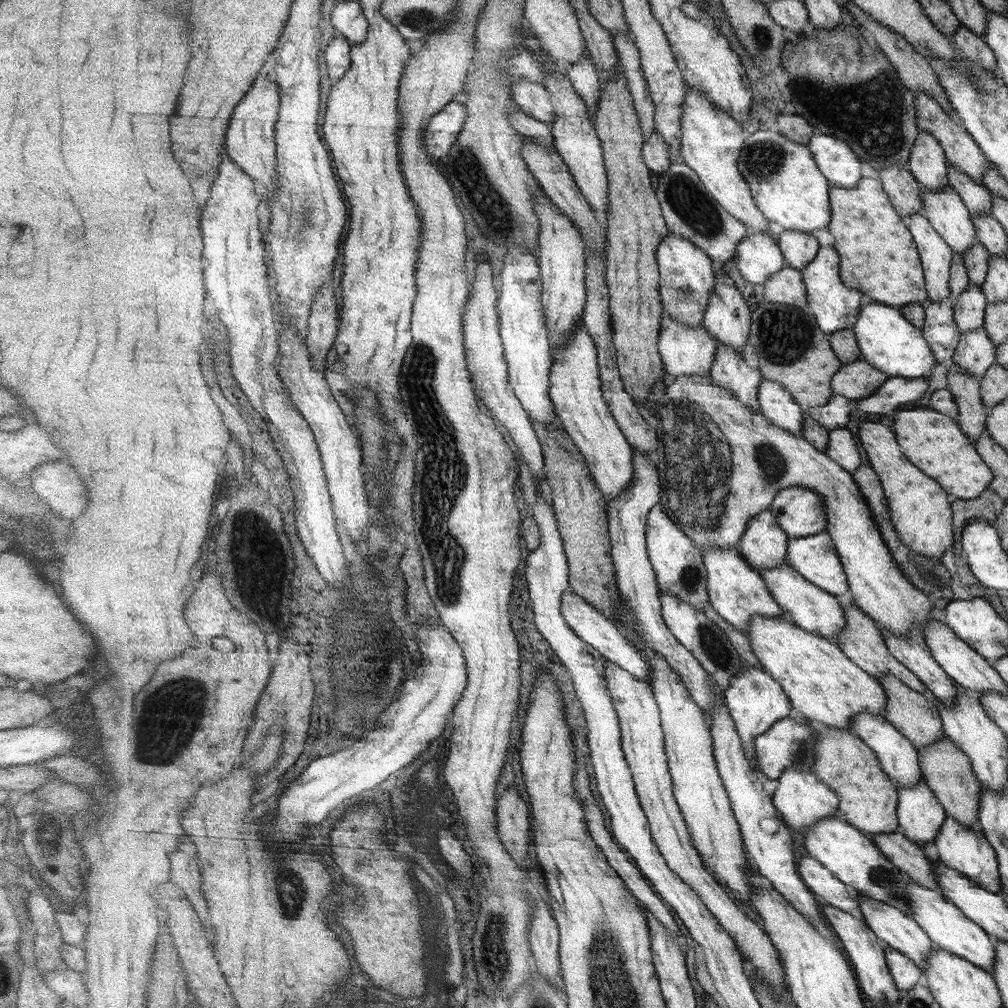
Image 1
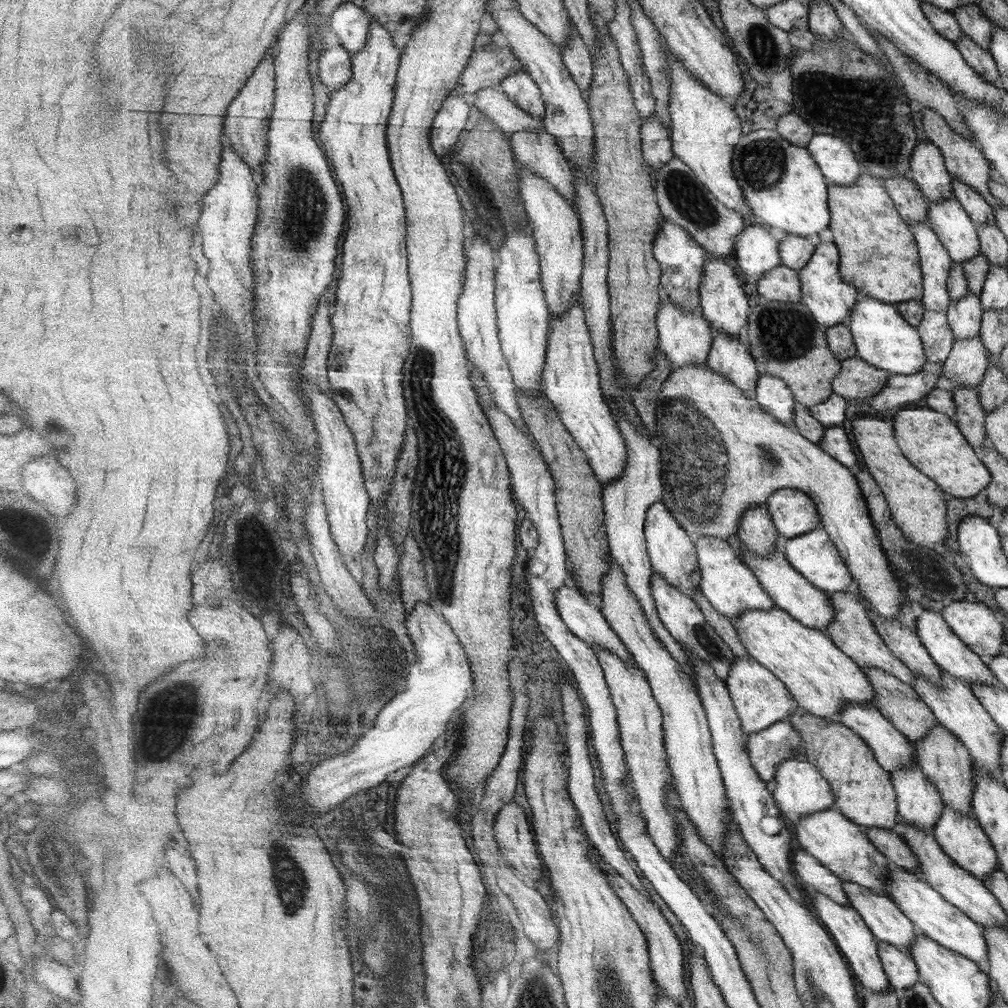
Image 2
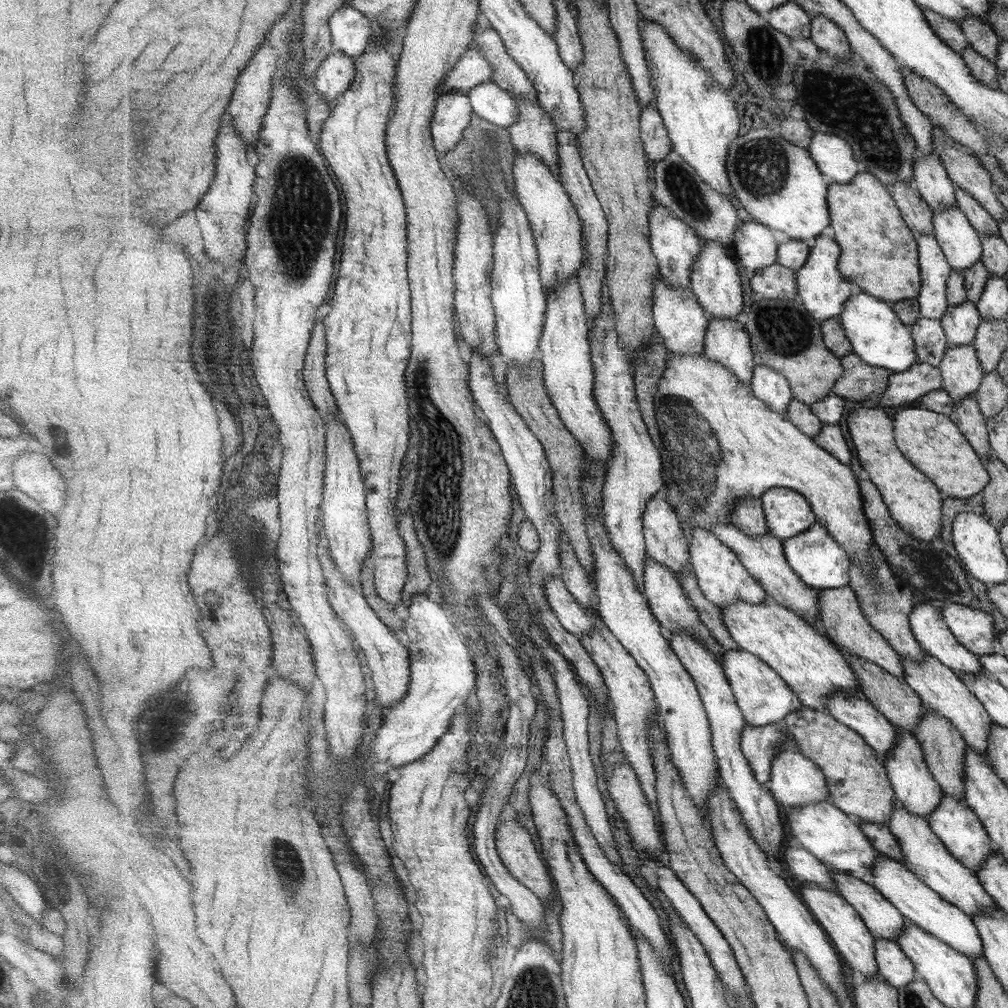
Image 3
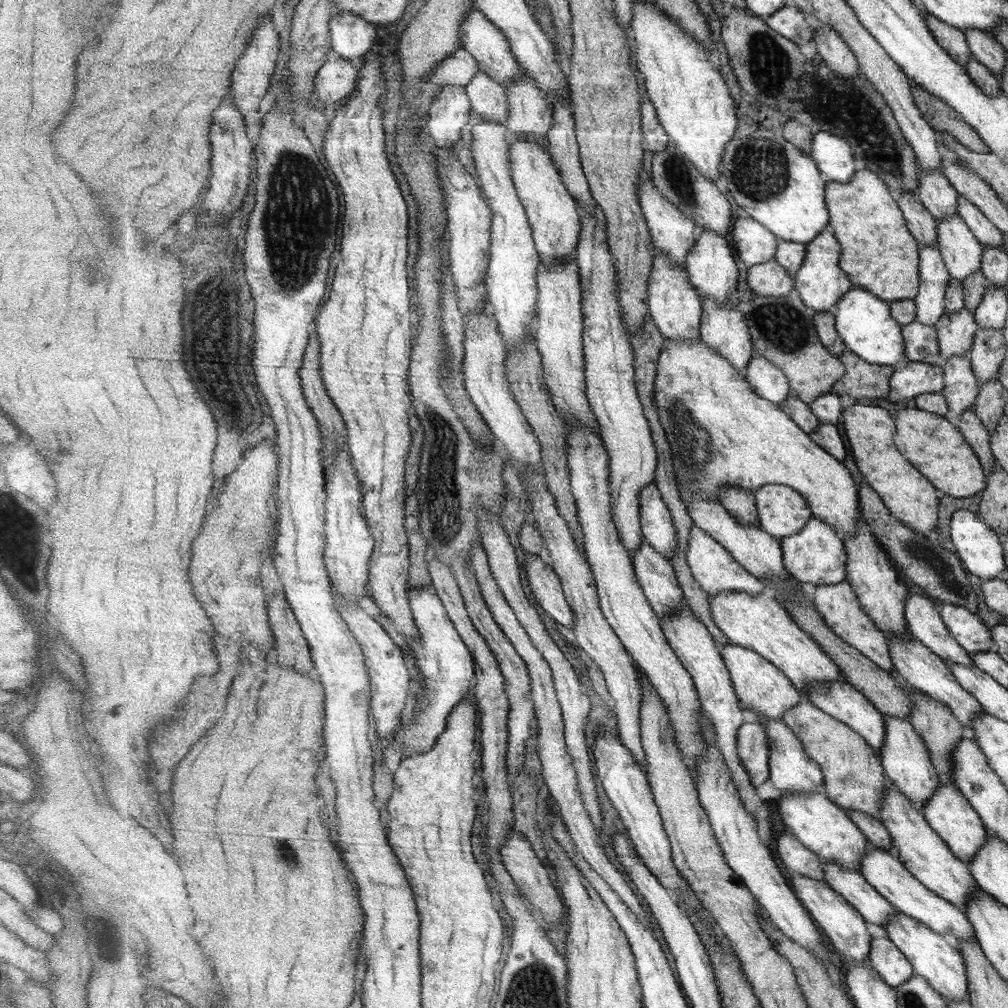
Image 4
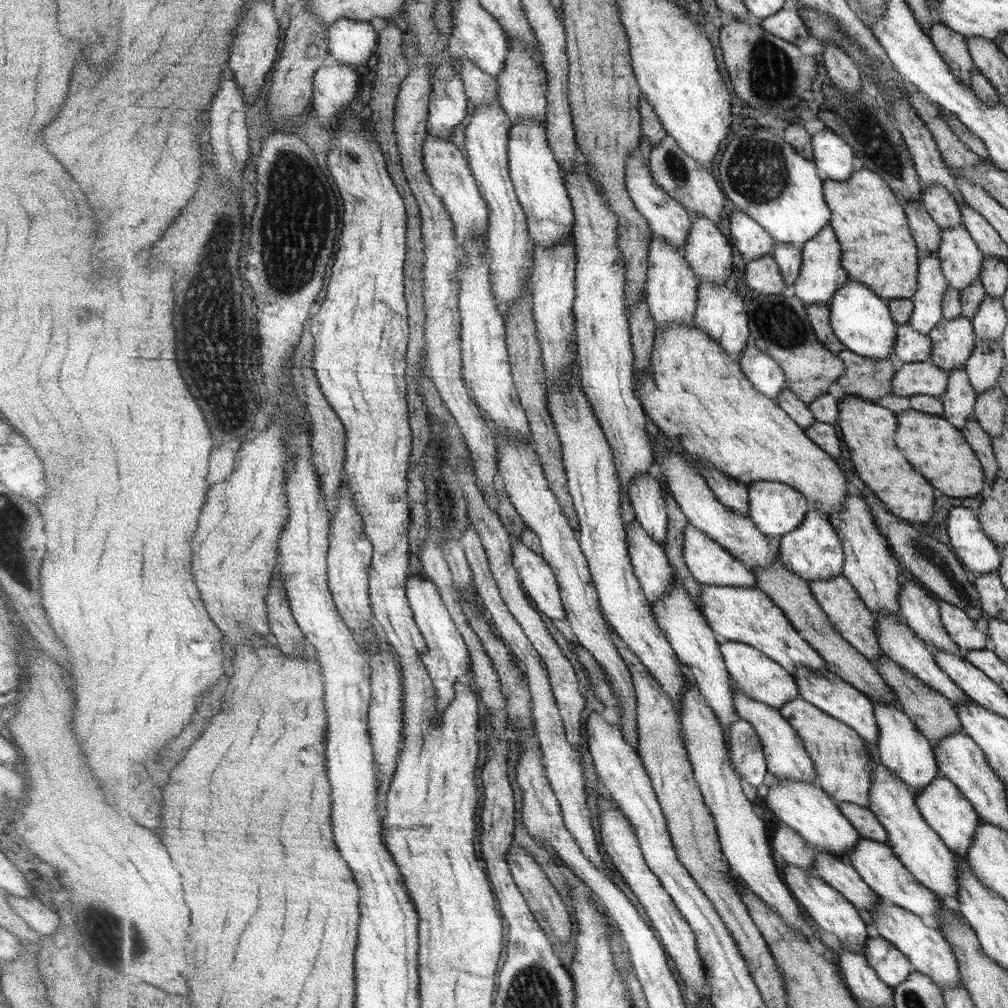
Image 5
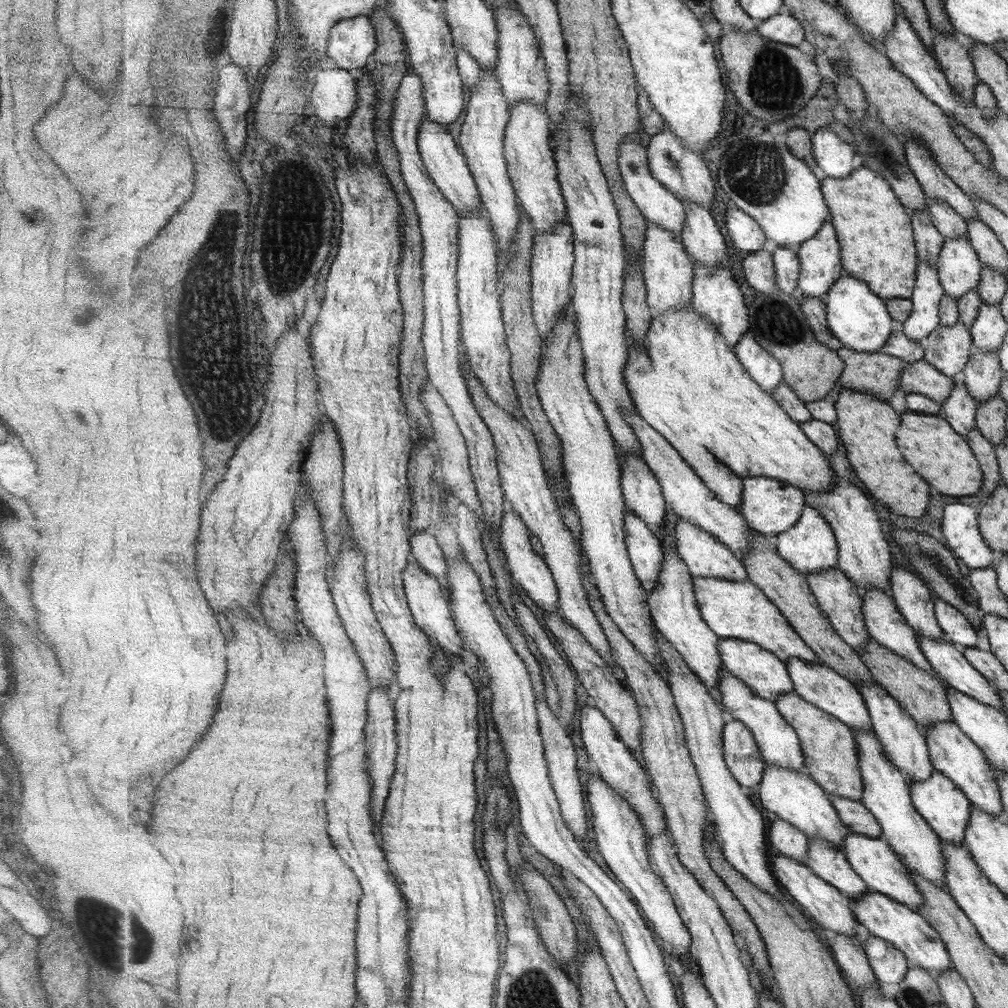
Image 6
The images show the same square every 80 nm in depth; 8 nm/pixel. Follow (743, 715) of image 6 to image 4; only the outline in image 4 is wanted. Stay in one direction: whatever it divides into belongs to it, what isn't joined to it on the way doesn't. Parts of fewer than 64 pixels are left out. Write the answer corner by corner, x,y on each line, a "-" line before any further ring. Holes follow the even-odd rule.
761,719
760,722
766,728
770,737
770,780
775,788
787,793
812,793
824,792
825,776
822,766
812,760
806,752
803,741
793,732
793,729
781,719

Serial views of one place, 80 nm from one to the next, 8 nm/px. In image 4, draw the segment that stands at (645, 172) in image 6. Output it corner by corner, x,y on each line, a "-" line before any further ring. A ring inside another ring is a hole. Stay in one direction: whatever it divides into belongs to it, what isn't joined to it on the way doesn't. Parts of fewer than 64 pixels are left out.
644,175
643,182
638,188
639,204
642,205
643,212
646,215
650,231
654,240
654,245
660,250
661,253
668,254
676,267
685,265
687,255
690,250
698,242
699,236
702,235
704,229
700,224
691,220
676,204
673,204
663,193
654,185
651,178

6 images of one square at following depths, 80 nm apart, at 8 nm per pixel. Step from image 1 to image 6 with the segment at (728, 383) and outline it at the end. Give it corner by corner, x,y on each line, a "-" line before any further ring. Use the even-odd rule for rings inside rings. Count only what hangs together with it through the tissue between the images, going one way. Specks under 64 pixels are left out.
694,263
694,269
695,284
692,305
699,314
711,319
712,323
719,327
727,344
734,348
742,336
750,331
749,308
745,304
741,286
735,282
733,272
727,270
725,264
723,267
706,267
701,263

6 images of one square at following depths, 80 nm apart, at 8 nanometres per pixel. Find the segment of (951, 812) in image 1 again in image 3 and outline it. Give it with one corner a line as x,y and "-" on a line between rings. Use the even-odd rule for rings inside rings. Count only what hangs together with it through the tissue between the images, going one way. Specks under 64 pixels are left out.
927,708
926,715
917,725
914,735
920,740
923,747
923,754
927,765
930,766
931,772
934,774
935,780
939,781
945,795
951,795
966,800
966,786
964,766
965,756
967,756
968,742
964,734
939,711
934,708

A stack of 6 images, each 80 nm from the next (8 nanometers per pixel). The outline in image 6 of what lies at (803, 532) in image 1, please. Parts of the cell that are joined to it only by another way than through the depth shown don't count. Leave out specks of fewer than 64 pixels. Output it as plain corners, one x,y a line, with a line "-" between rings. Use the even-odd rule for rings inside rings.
767,476
742,477
743,480
743,504
737,507
739,513
747,518
751,529
762,532
765,535
783,534
794,528
801,520
803,510
807,508
807,497
801,488
797,488
789,482
775,480

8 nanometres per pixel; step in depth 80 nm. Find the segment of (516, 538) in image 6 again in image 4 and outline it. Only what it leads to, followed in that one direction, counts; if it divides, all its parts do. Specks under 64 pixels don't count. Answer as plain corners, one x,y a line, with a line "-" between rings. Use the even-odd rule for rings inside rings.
525,552
524,569
526,570
530,590
541,609
556,623
573,628
578,618
575,617
575,612
571,609
569,600
567,600
561,577
554,571
550,561
542,556

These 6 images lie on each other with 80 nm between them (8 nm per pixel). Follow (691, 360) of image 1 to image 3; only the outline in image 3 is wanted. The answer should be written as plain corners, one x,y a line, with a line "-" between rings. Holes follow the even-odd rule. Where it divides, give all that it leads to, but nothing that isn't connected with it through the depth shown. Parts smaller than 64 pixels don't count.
657,278
654,286
654,325
663,337
671,355
702,355
705,337
710,323
710,312
698,301
692,289
678,289

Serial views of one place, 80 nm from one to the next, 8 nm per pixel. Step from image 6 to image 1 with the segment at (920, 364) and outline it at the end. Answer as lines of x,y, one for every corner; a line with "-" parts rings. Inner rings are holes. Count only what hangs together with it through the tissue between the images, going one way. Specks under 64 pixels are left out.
889,377
887,382
873,395
857,401
857,408
869,415
889,414
907,402
923,398
929,390
929,379

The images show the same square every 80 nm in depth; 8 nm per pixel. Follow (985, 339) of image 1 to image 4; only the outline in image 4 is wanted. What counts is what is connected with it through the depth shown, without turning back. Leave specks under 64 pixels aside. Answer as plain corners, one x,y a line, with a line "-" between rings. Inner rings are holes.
967,354
966,356
952,356
945,360
941,367
944,368
946,380
942,393
948,400
950,415
969,410
976,403
981,386
970,357

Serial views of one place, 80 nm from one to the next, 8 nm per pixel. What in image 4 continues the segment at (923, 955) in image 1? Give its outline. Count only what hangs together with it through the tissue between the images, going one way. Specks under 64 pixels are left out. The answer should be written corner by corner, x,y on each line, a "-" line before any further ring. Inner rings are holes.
825,861
824,871
831,888
850,901
867,922
884,928
897,912
897,908
871,886
858,870

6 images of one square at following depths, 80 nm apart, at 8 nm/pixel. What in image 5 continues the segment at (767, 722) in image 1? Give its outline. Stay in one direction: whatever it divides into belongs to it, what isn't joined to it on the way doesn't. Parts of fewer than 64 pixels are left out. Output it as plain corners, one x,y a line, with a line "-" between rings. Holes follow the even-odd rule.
725,641
721,643
721,649
734,684
743,689
747,696
773,705
780,710
790,700
796,699
800,695
795,675
779,664
779,661
773,660
758,648
742,642

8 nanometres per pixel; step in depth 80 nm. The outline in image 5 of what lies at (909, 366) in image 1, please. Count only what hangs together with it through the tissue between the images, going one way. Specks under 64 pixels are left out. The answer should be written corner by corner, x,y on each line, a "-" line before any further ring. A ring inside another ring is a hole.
849,280
840,288
828,306
831,311
831,324
835,334
843,341
846,348
863,356
884,359
894,353
898,339
899,322
890,310
888,299
879,296
869,286

